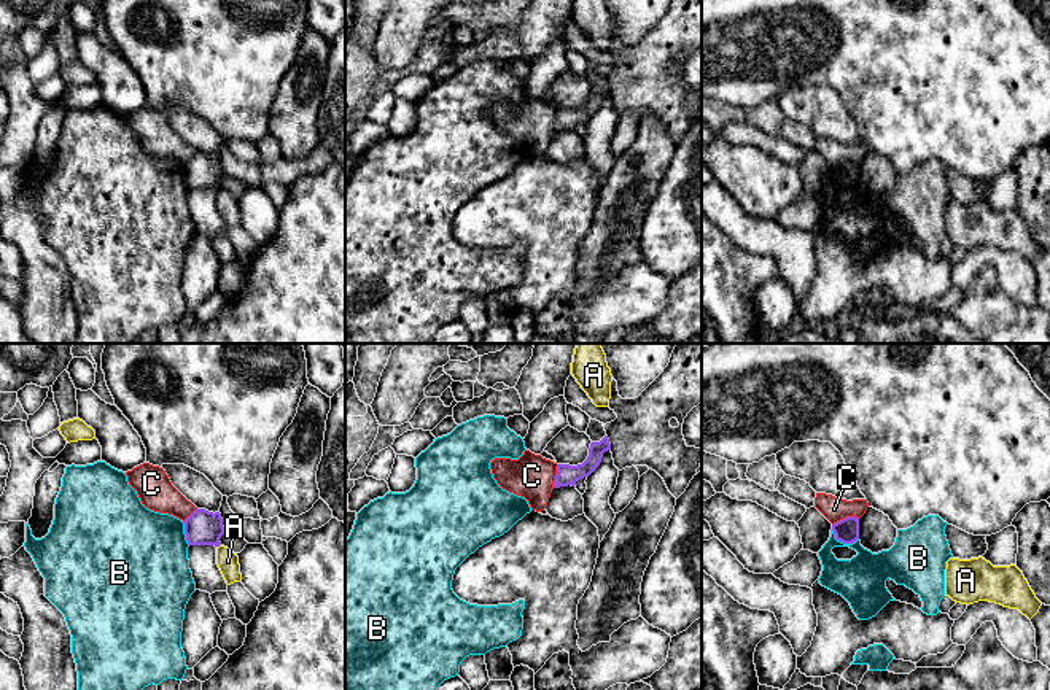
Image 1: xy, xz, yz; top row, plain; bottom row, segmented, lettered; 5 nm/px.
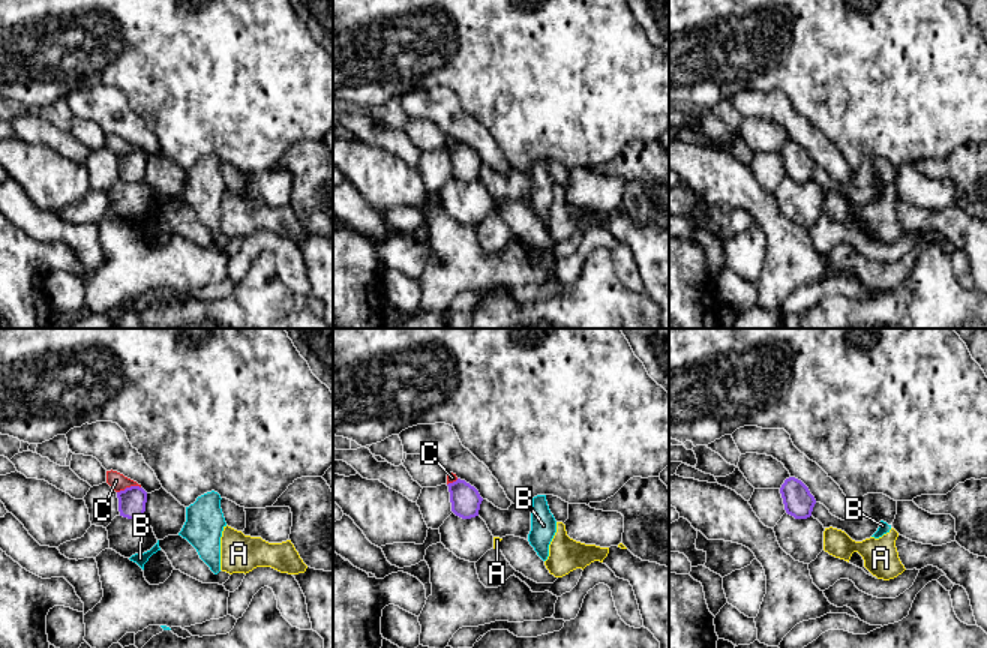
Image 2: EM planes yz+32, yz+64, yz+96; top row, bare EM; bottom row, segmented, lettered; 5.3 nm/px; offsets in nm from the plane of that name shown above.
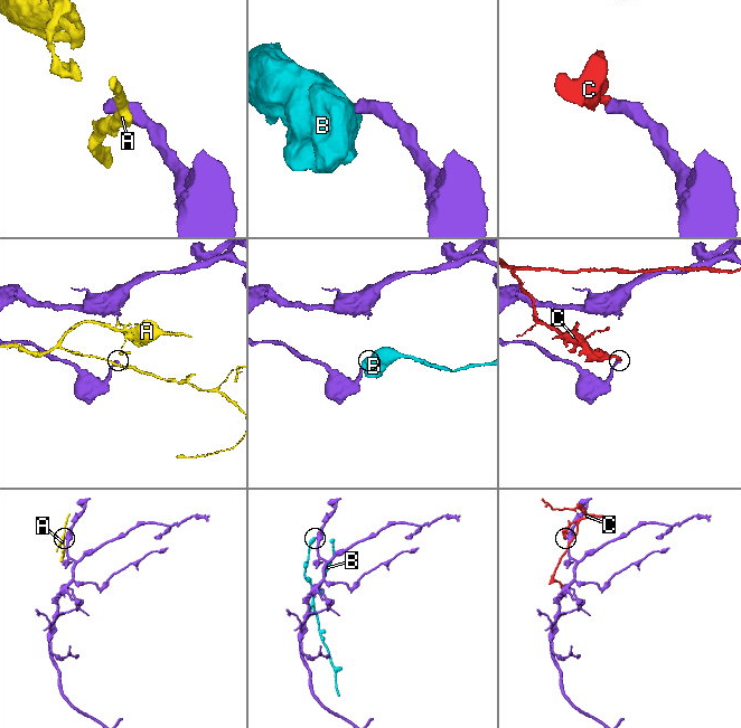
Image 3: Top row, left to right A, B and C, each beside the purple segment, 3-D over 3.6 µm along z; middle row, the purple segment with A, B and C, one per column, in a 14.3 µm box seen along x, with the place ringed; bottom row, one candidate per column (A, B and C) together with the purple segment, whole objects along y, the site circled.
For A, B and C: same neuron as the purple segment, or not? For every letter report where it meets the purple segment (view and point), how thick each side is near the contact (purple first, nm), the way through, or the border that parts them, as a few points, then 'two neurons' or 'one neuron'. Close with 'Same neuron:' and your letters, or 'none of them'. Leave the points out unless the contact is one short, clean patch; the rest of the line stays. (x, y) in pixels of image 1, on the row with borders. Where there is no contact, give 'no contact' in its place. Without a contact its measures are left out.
A: contact xy (218, 546); calibres 180 and 110 nm; border xy (220, 544), (217, 547); two neurons
B: contact yz (843, 542); calibres 120 and 240 nm; border yz (831, 530), (843, 542), (855, 542), (858, 539); two neurons
C: contact yz (847, 517); calibres 120 and 120 nm; border yz (858, 517), (843, 517), (832, 525); two neurons
Same neuron: none of them

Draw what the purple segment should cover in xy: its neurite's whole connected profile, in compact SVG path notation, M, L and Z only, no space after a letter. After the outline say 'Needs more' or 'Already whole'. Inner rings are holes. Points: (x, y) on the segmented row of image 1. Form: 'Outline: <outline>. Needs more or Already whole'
Outline: M196 509L183 523L189 545L221 545L220 539L226 529L220 512Z. Already whole

